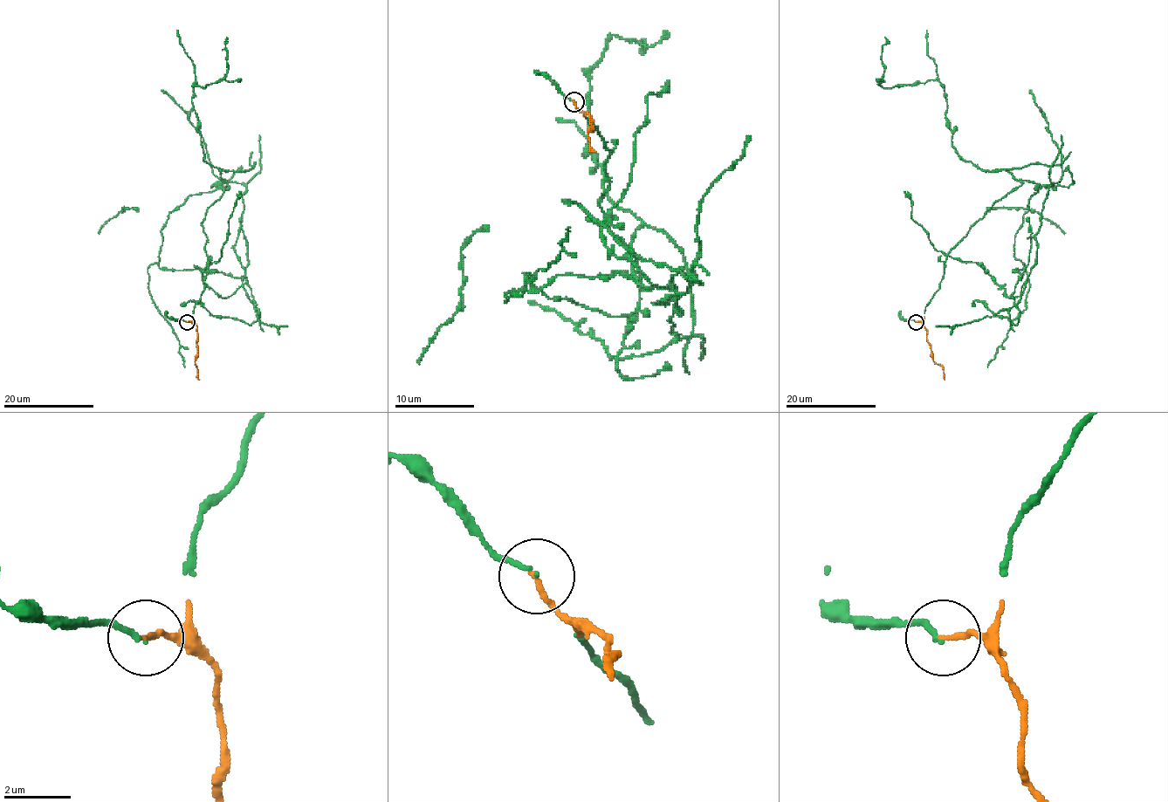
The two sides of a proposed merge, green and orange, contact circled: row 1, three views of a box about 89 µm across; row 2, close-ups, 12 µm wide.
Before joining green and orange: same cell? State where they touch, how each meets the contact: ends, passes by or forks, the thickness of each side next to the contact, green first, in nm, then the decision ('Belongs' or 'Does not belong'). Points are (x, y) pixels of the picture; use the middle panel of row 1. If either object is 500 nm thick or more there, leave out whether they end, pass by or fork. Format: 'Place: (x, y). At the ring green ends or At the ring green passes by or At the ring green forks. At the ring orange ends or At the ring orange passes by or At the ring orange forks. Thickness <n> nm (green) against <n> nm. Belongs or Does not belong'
Place: (574, 101). At the ring green ends. At the ring orange ends. Thickness 110 nm (green) against 160 nm. Belongs

